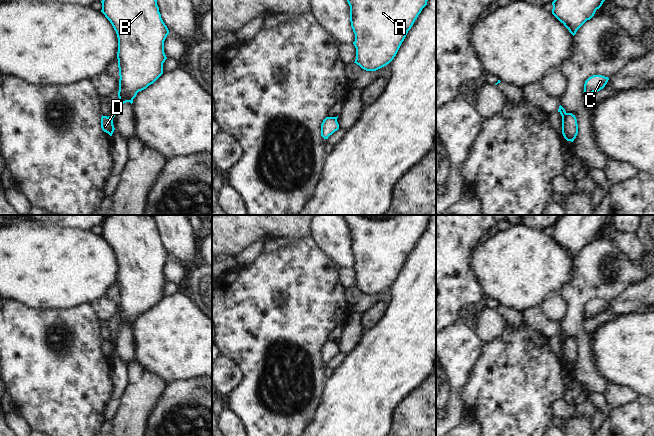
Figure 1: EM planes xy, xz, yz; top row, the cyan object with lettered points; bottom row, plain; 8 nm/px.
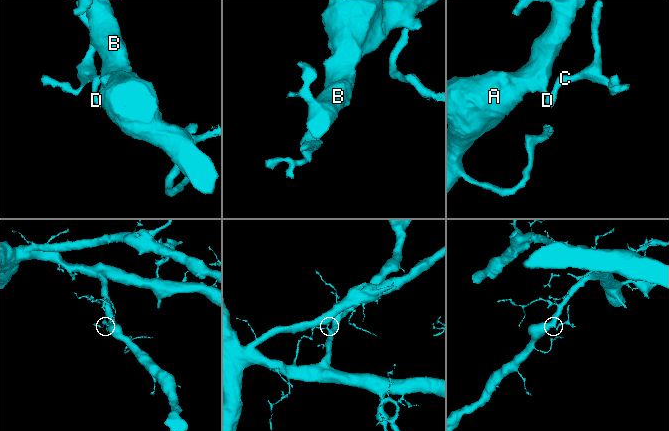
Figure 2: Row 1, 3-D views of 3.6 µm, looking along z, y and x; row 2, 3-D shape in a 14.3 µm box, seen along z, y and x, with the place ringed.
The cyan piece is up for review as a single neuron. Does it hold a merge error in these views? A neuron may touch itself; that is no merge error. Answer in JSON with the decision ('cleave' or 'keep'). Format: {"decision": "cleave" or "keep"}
{"decision": "cleave"}

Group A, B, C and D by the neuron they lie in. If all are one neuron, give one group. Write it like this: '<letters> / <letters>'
A B / C D

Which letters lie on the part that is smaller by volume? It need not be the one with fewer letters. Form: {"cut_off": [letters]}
{"cut_off": ["C", "D"]}

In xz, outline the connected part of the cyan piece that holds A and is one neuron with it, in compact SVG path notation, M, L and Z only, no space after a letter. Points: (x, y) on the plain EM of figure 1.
M342 215L350 230L355 258L355 286L366 295L376 295L396 280L408 255L427 229L430 215Z

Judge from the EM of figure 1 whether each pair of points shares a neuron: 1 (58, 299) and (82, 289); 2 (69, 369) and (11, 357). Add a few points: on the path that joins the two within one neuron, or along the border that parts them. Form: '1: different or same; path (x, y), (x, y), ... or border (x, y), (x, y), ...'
1: same; path (64, 293), (69, 289), (76, 289)
2: same; path (55, 368), (45, 358), (25, 358)

